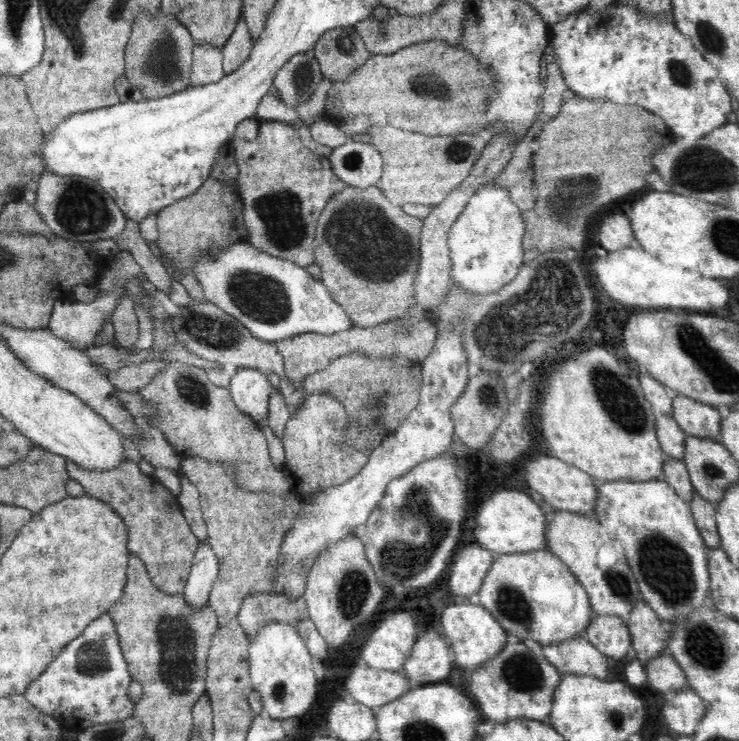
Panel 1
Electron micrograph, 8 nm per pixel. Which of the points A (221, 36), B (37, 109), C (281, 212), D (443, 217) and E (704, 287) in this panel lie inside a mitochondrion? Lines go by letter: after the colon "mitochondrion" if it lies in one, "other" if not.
A: other
B: other
C: mitochondrion
D: other
E: other

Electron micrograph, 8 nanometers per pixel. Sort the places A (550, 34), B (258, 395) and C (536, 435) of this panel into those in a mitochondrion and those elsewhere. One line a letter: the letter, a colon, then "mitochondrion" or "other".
A: other
B: other
C: other

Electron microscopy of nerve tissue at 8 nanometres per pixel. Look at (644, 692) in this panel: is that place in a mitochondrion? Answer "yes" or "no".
no

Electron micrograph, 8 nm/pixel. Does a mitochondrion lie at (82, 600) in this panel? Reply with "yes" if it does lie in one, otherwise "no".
no

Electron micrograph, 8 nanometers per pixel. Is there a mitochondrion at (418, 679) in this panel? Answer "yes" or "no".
no

